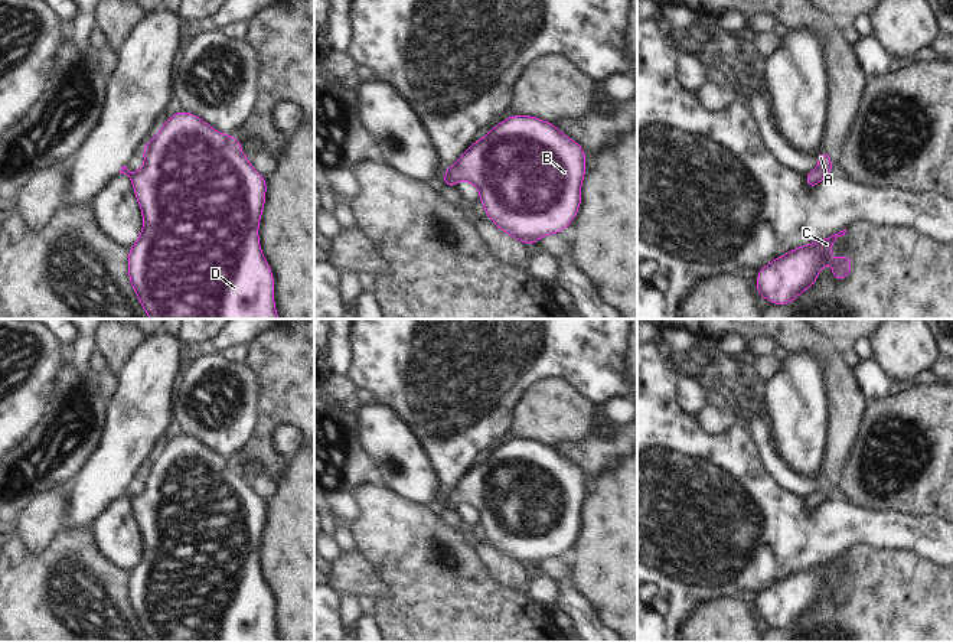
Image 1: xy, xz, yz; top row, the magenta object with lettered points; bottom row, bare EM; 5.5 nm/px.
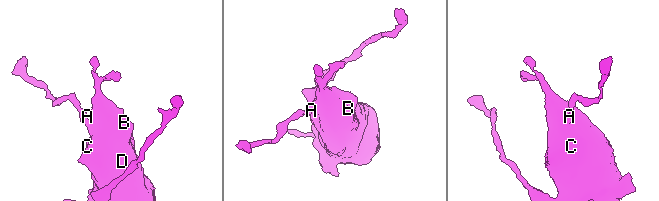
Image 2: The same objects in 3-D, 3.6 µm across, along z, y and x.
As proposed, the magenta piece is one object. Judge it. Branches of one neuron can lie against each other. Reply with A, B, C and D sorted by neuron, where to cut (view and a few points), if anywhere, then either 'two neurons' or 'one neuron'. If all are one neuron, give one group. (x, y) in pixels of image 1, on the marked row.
A B C D | no cut | one neuron

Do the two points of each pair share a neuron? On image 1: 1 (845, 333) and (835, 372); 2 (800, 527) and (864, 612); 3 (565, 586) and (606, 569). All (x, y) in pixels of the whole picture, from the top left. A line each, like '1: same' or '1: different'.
1: different
2: different
3: different

